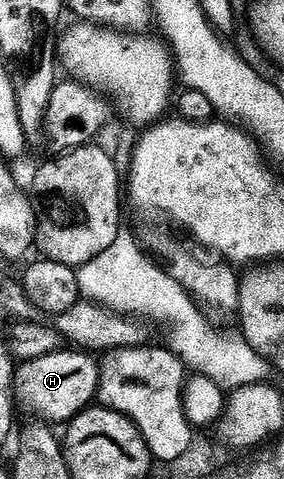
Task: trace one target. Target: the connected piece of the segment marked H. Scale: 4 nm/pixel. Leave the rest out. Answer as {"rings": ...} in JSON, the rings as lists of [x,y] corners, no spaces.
{"rings":[[[53,351],[35,361],[19,364],[16,369],[16,385],[26,396],[26,401],[40,414],[48,417],[49,422],[62,421],[68,423],[77,413],[91,408],[95,404],[100,382],[100,365],[93,361],[86,351],[70,351],[60,353]]]}

